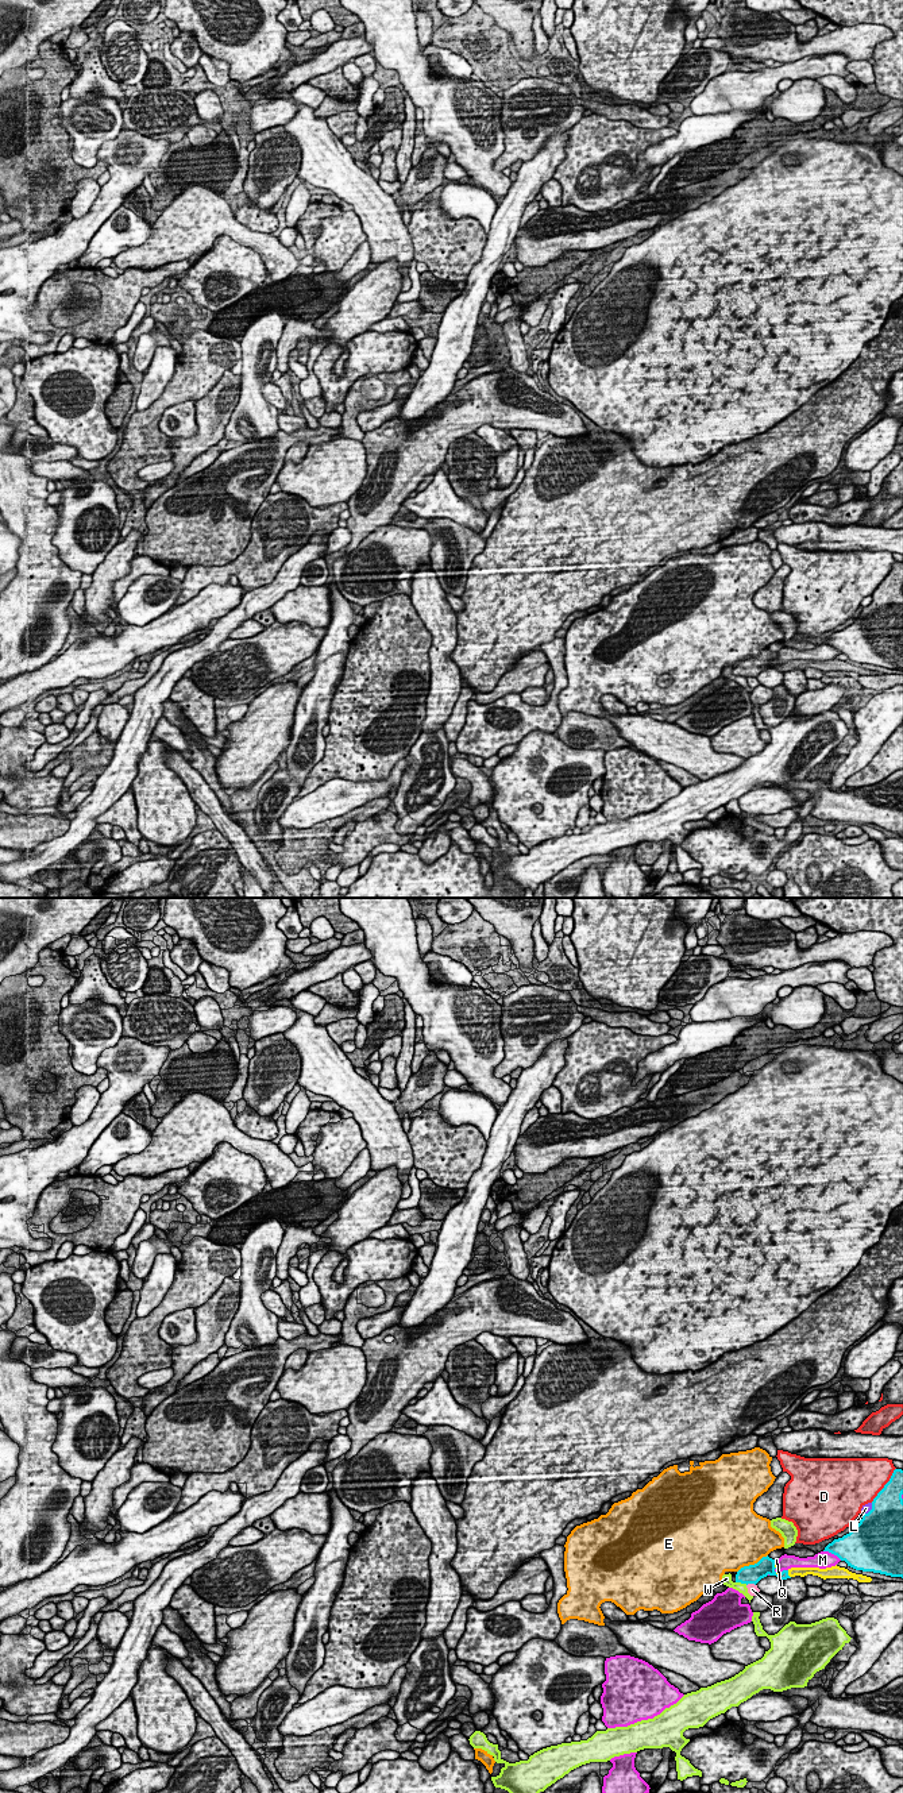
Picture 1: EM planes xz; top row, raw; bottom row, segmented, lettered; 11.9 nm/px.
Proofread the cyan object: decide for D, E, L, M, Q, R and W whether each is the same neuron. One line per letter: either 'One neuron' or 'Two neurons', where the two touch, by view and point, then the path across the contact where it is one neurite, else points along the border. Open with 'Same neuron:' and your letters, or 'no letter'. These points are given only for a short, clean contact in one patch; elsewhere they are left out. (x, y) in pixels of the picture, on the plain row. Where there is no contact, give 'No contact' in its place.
Same neuron: no letter
D: Two neurons. Touches cyan at xz (884, 578)
E: Two neurons. Touches cyan at xz (752, 658)
L: Two neurons. Touches cyan at xz (871, 602)
M: Two neurons. Touches cyan at xz (833, 646)
Q: Two neurons. Touches cyan at xz (787, 667)
R: Two neurons. Touches cyan at xz (751, 675). Boundary: xz (755, 677), (747, 678)
W: Two neurons. Touches cyan at xz (741, 675)

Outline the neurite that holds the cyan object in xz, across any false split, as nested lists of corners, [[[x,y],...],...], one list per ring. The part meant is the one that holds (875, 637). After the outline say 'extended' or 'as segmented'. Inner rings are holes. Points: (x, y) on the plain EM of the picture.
[[[895,562],[890,574],[872,594],[872,602],[842,631],[834,632],[823,644],[837,648],[848,659],[903,671],[903,563]]]; as segmented

